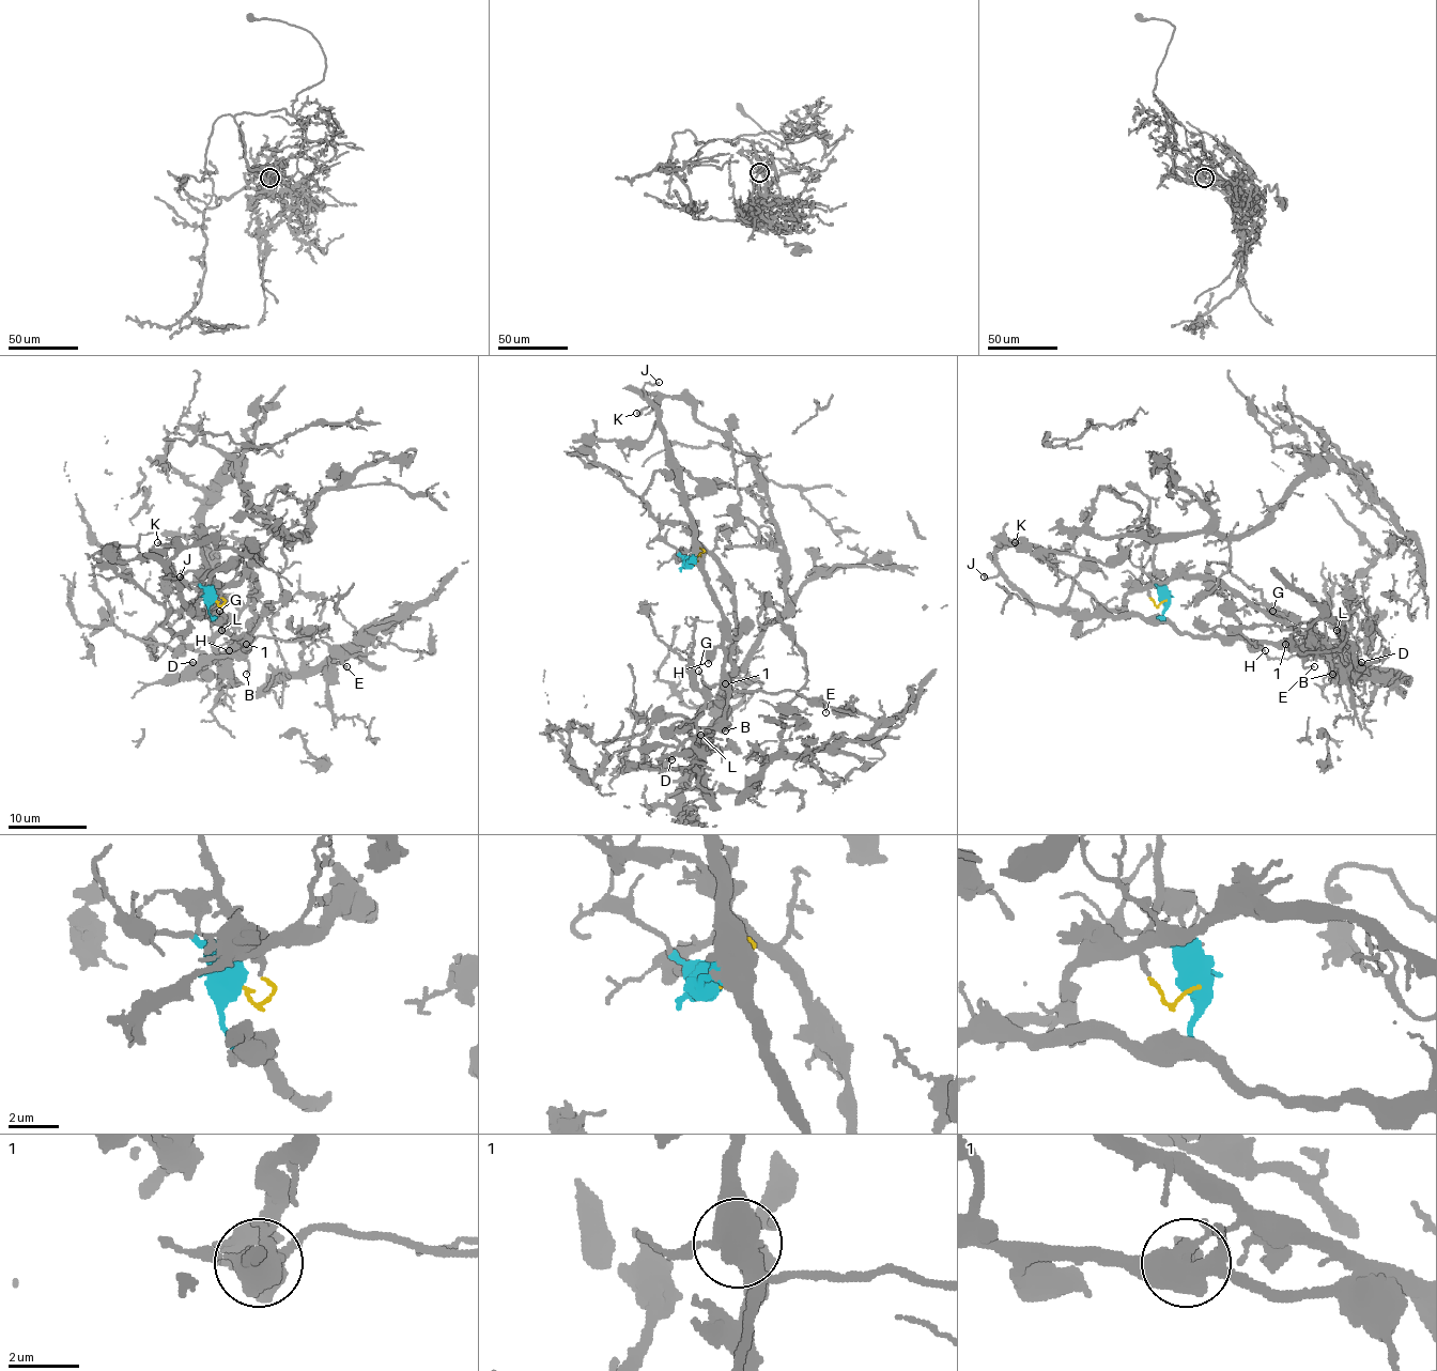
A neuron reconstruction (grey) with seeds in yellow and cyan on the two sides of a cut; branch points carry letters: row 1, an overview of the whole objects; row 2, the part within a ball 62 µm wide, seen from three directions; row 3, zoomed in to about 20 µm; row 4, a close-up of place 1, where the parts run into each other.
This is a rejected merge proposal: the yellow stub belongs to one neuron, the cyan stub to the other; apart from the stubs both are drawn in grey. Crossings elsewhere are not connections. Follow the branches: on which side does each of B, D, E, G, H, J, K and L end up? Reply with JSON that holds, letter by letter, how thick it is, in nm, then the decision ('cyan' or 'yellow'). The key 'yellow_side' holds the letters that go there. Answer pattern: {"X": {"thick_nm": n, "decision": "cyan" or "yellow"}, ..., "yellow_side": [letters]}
{"B": {"thick_nm": 150, "decision": "cyan"}, "D": {"thick_nm": 120, "decision": "yellow"}, "E": {"thick_nm": 140, "decision": "cyan"}, "G": {"thick_nm": 200, "decision": "yellow"}, "H": {"thick_nm": 460, "decision": "cyan"}, "J": {"thick_nm": 120, "decision": "cyan"}, "K": {"thick_nm": 240, "decision": "cyan"}, "L": {"thick_nm": 120, "decision": "yellow"}, "yellow_side": ["D", "G", "L"]}

